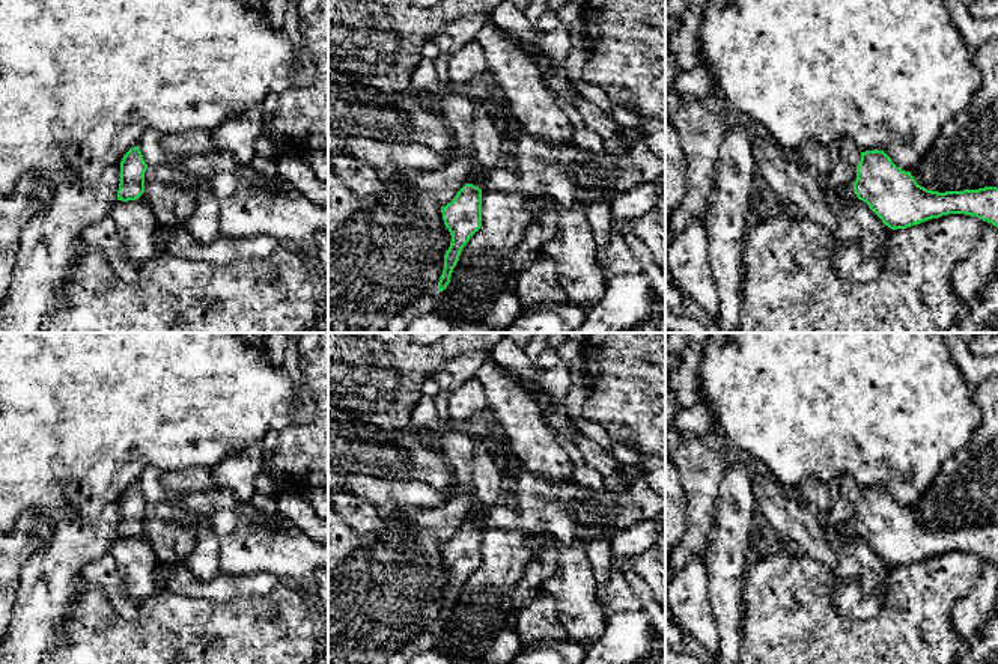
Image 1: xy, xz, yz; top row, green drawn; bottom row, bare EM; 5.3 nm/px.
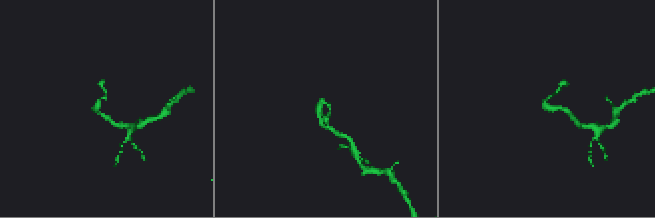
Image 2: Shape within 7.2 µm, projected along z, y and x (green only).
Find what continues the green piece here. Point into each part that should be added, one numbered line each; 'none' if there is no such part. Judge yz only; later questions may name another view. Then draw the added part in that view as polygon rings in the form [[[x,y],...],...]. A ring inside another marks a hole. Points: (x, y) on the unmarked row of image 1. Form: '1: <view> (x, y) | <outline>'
1: yz (848, 530) | [[[849,522],[841,528],[826,525],[823,530],[825,530],[825,535],[829,539],[829,542],[835,541],[838,536],[844,536],[844,538],[849,538],[849,539],[855,539],[858,536],[855,528],[853,528],[853,522]]]

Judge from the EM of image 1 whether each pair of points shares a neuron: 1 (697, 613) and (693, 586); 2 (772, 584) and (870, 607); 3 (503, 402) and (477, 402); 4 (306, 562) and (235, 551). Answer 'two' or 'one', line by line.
1: one
2: two
3: two
4: one

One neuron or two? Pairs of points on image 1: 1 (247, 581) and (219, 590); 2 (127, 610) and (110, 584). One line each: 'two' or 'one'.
1: one
2: one

